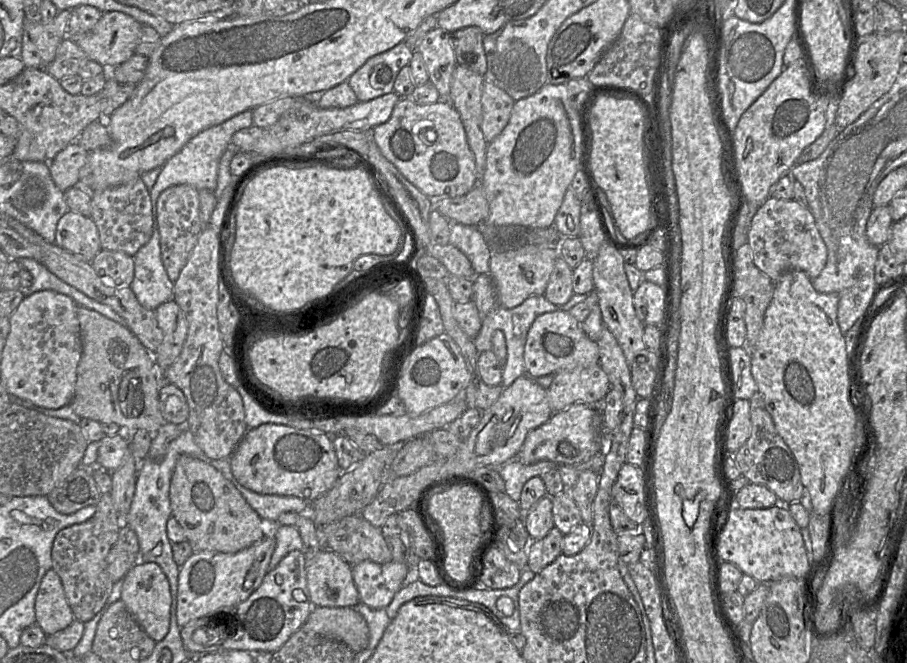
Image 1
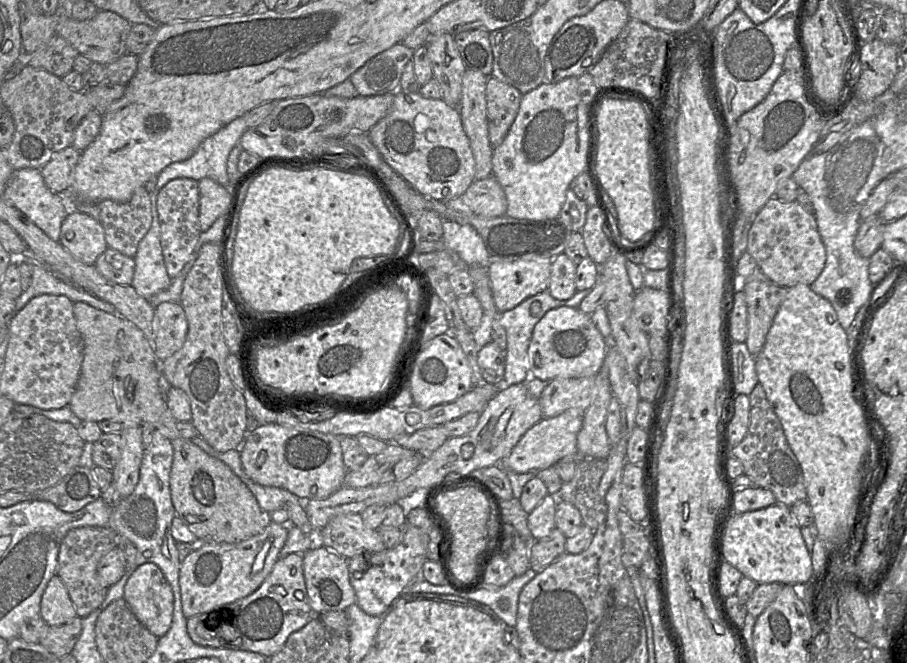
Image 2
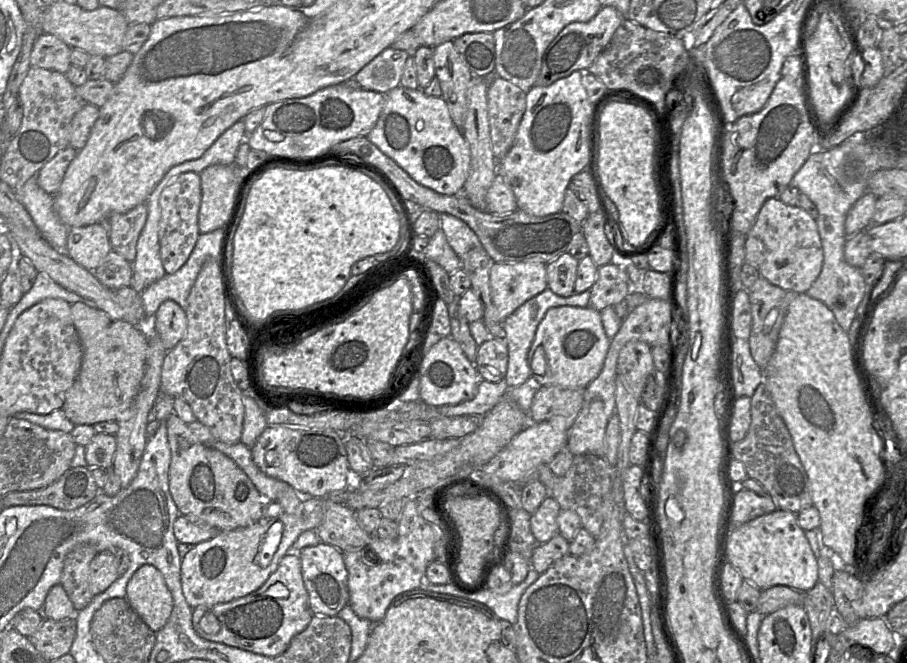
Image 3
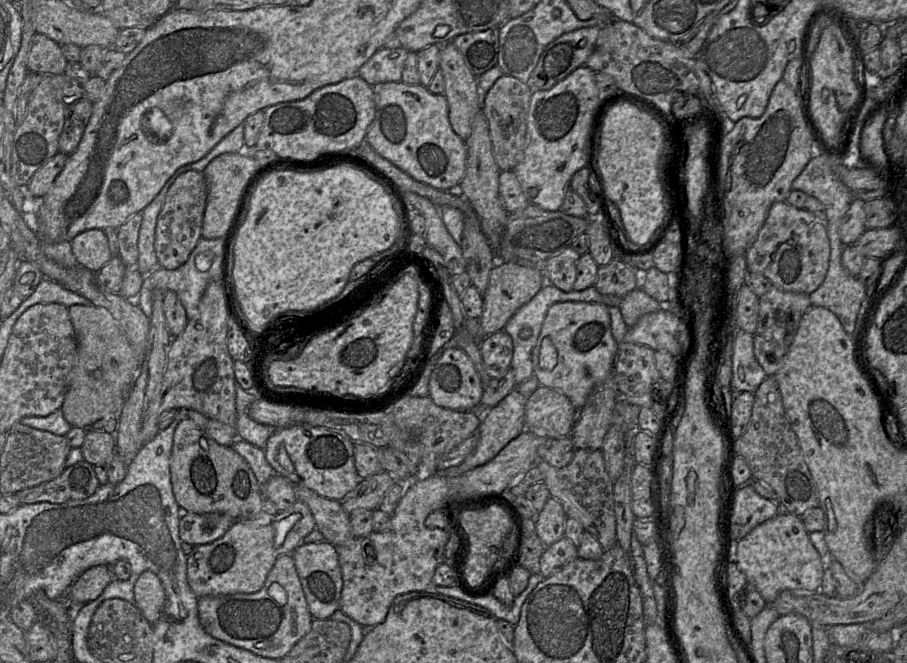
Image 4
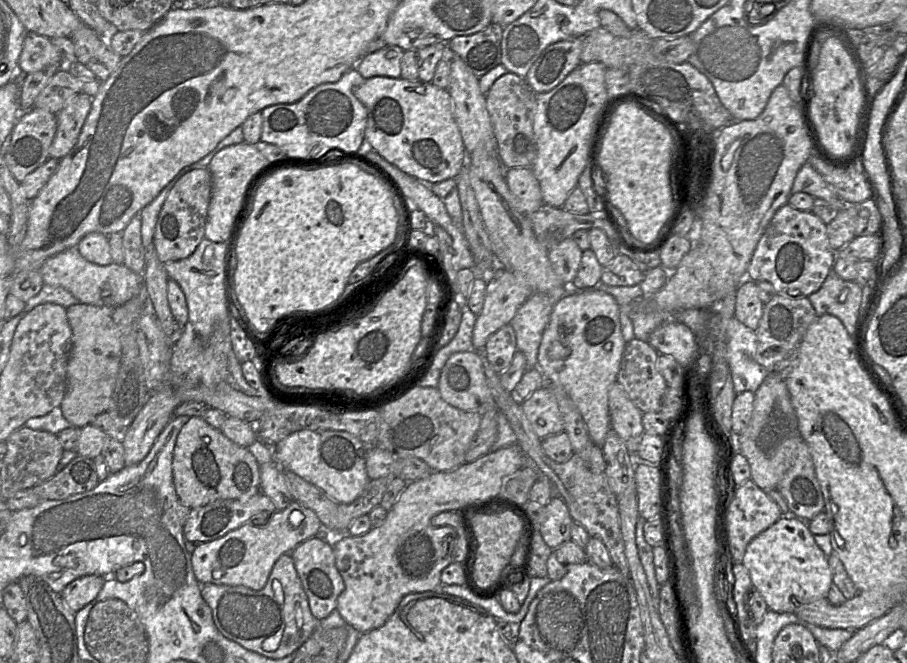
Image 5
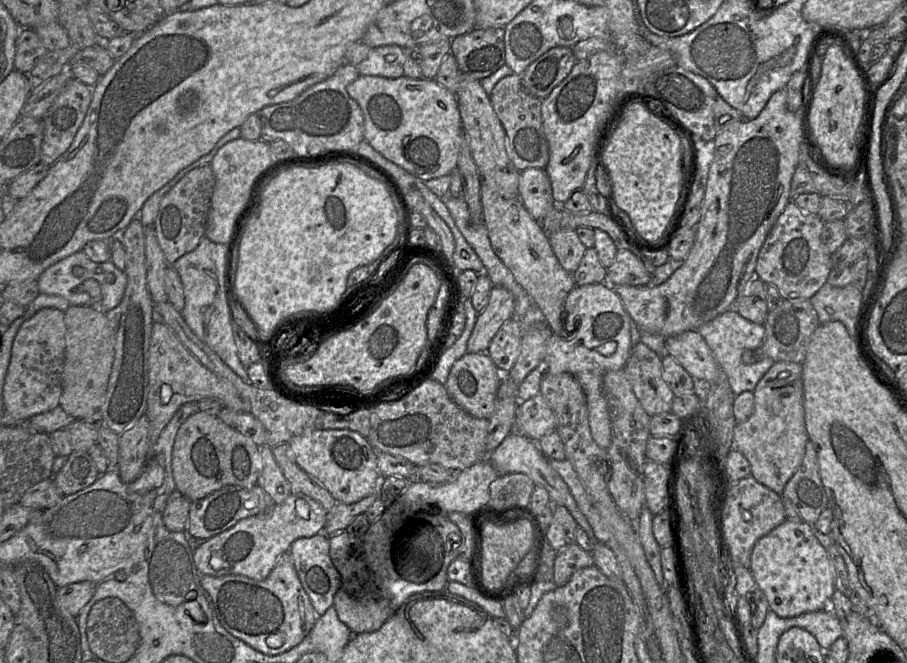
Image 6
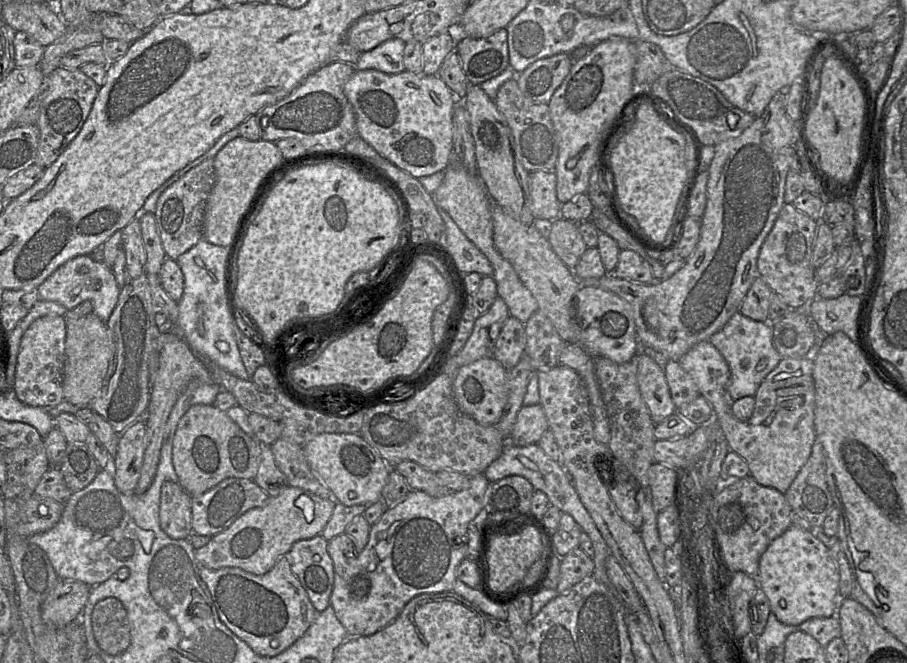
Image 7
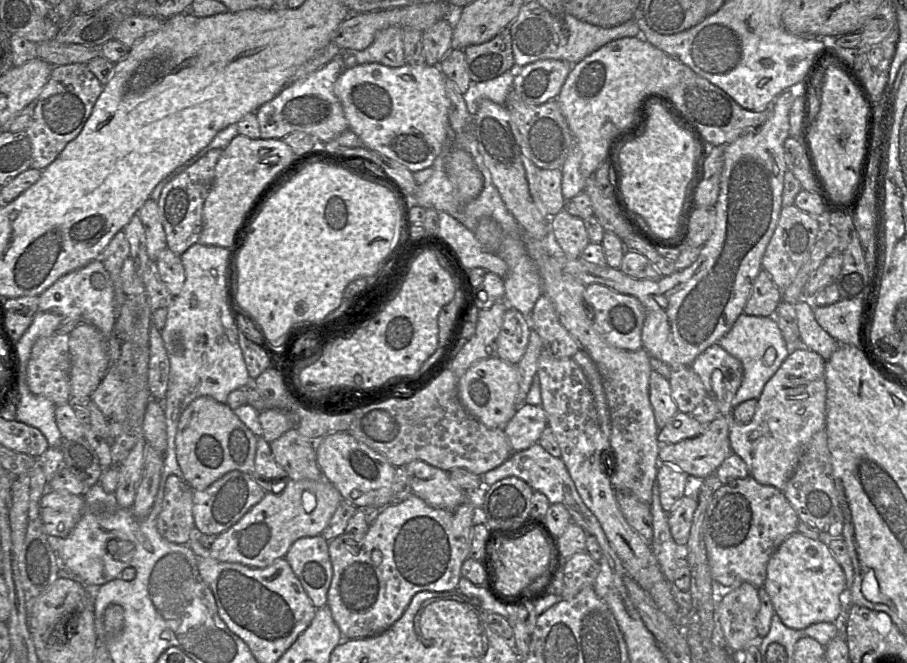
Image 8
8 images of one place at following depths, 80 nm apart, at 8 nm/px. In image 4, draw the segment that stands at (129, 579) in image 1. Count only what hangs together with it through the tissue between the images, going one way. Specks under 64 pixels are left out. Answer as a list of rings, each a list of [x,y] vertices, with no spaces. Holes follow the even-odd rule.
[[[144,571],[134,585],[134,604],[146,620],[154,624],[161,616],[165,602],[165,591],[158,576]]]

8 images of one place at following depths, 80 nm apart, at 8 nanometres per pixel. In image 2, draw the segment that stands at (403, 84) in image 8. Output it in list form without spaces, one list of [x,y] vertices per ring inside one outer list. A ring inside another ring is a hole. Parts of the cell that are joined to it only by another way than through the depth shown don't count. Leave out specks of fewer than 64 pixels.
[[[398,89],[393,94],[389,111],[368,132],[385,162],[425,198],[447,202],[464,194],[475,181],[475,161],[458,109],[449,106],[443,99],[425,98],[418,91],[404,93]],[[418,114],[424,114],[429,119],[430,128],[425,133],[419,133],[415,128],[414,120]]]

